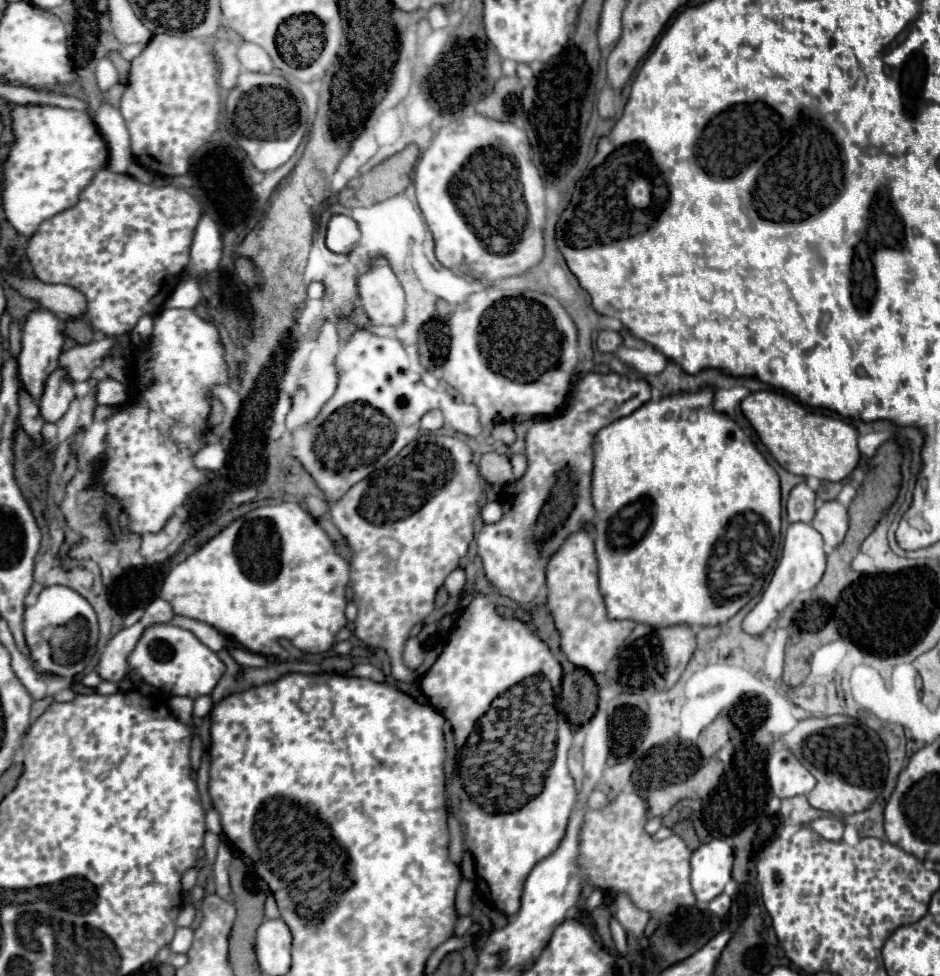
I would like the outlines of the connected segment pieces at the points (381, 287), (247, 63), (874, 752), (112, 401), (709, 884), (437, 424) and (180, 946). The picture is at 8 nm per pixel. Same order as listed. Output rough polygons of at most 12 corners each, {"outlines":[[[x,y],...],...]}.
{"outlines":[[[378,258],[358,280],[374,324],[398,328],[406,318],[404,290]],[[244,42],[238,60],[248,72],[274,72],[268,52]],[[806,718],[782,740],[816,778],[812,808],[882,794],[888,756],[856,718]],[[112,378],[100,380],[100,404],[120,406],[128,390]],[[712,840],[692,852],[692,890],[698,902],[724,892],[732,848]],[[430,410],[422,416],[424,430],[442,428],[444,418],[440,410]],[[178,928],[170,942],[172,952],[186,952],[192,928]]]}

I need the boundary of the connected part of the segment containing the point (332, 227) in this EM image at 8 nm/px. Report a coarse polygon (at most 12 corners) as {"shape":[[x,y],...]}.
{"shape":[[344,214],[326,224],[326,248],[350,254],[360,244],[360,224]]}

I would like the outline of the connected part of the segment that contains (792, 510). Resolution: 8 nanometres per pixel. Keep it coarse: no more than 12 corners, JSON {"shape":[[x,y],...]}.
{"shape":[[794,486],[786,504],[790,522],[812,522],[816,492]]}

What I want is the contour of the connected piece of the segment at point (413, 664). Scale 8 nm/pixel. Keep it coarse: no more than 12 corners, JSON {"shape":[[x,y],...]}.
{"shape":[[408,638],[404,664],[416,670],[424,652],[418,638]]}

